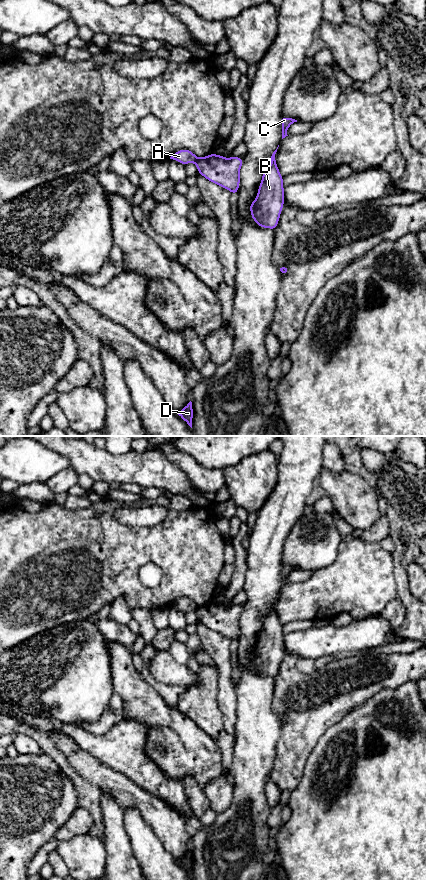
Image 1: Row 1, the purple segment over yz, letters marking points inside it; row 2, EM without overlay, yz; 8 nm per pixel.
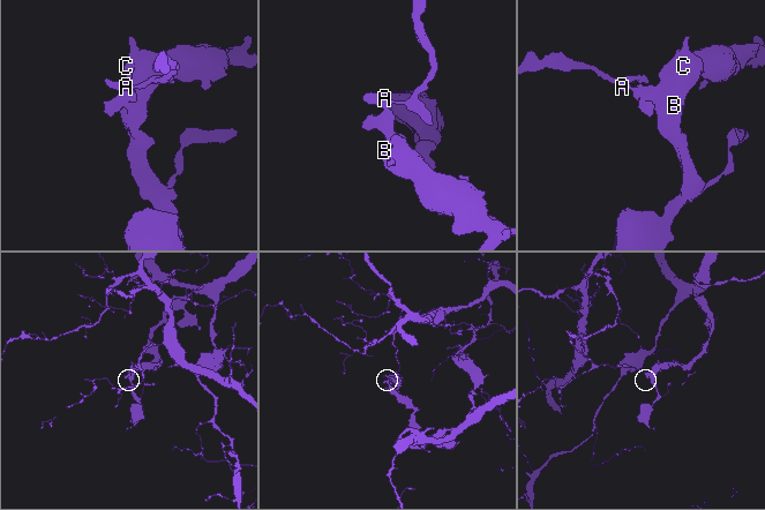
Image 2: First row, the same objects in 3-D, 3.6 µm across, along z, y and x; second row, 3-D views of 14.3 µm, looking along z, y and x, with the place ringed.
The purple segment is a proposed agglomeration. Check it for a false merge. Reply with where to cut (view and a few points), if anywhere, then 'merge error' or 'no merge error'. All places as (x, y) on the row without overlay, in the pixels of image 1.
yz (198, 606), (195, 610) | merge error

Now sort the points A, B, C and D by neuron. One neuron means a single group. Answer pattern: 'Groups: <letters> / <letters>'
Groups: A / B C D

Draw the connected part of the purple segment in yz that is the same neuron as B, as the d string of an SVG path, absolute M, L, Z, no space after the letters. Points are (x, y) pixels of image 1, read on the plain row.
M277 597L271 604L270 613L262 621L262 629L259 633L256 647L249 653L251 665L256 672L261 676L270 676L273 679L277 676L285 648L283 634L284 625L280 622L275 608L276 600Z

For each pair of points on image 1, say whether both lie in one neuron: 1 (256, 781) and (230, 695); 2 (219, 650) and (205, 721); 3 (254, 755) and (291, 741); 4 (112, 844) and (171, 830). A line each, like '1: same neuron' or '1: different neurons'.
1: different neurons
2: different neurons
3: different neurons
4: different neurons

